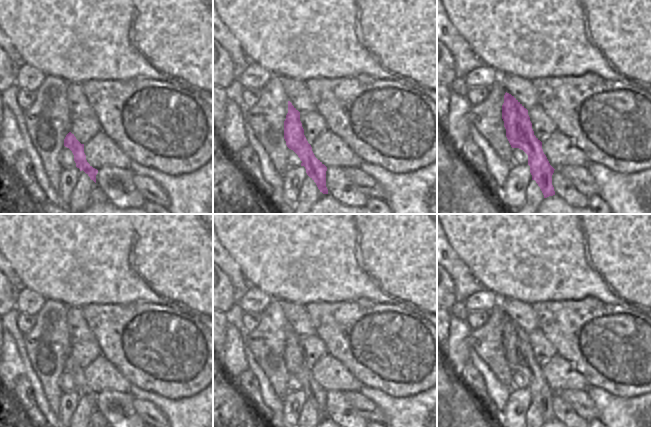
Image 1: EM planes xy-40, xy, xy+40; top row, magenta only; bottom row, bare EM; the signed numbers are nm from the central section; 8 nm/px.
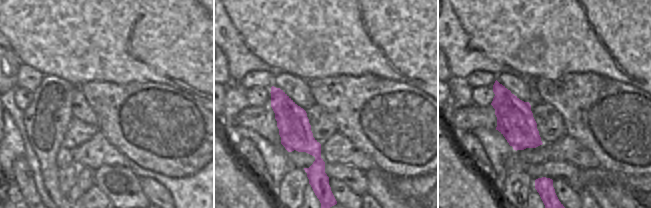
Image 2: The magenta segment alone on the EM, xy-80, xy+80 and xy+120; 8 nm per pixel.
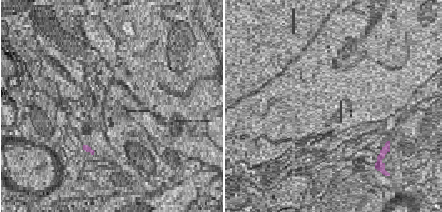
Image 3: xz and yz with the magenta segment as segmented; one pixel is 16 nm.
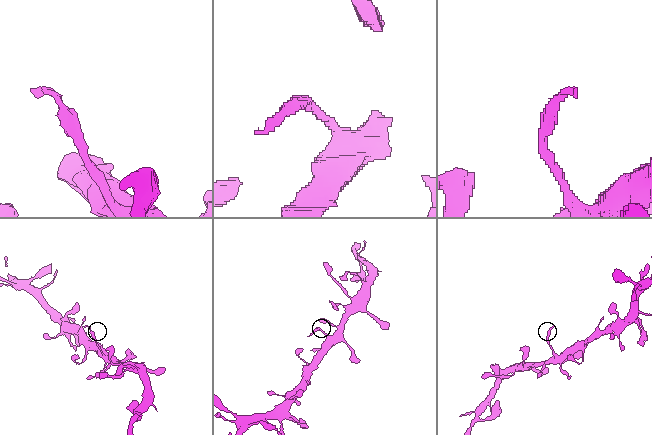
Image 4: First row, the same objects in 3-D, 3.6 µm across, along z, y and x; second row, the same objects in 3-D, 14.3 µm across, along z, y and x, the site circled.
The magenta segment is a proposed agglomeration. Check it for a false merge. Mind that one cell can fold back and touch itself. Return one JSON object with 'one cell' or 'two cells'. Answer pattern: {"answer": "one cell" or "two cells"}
{"answer": "two cells"}

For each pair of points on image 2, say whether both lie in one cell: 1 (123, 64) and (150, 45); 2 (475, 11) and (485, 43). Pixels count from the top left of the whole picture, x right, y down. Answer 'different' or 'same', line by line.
1: same
2: same

